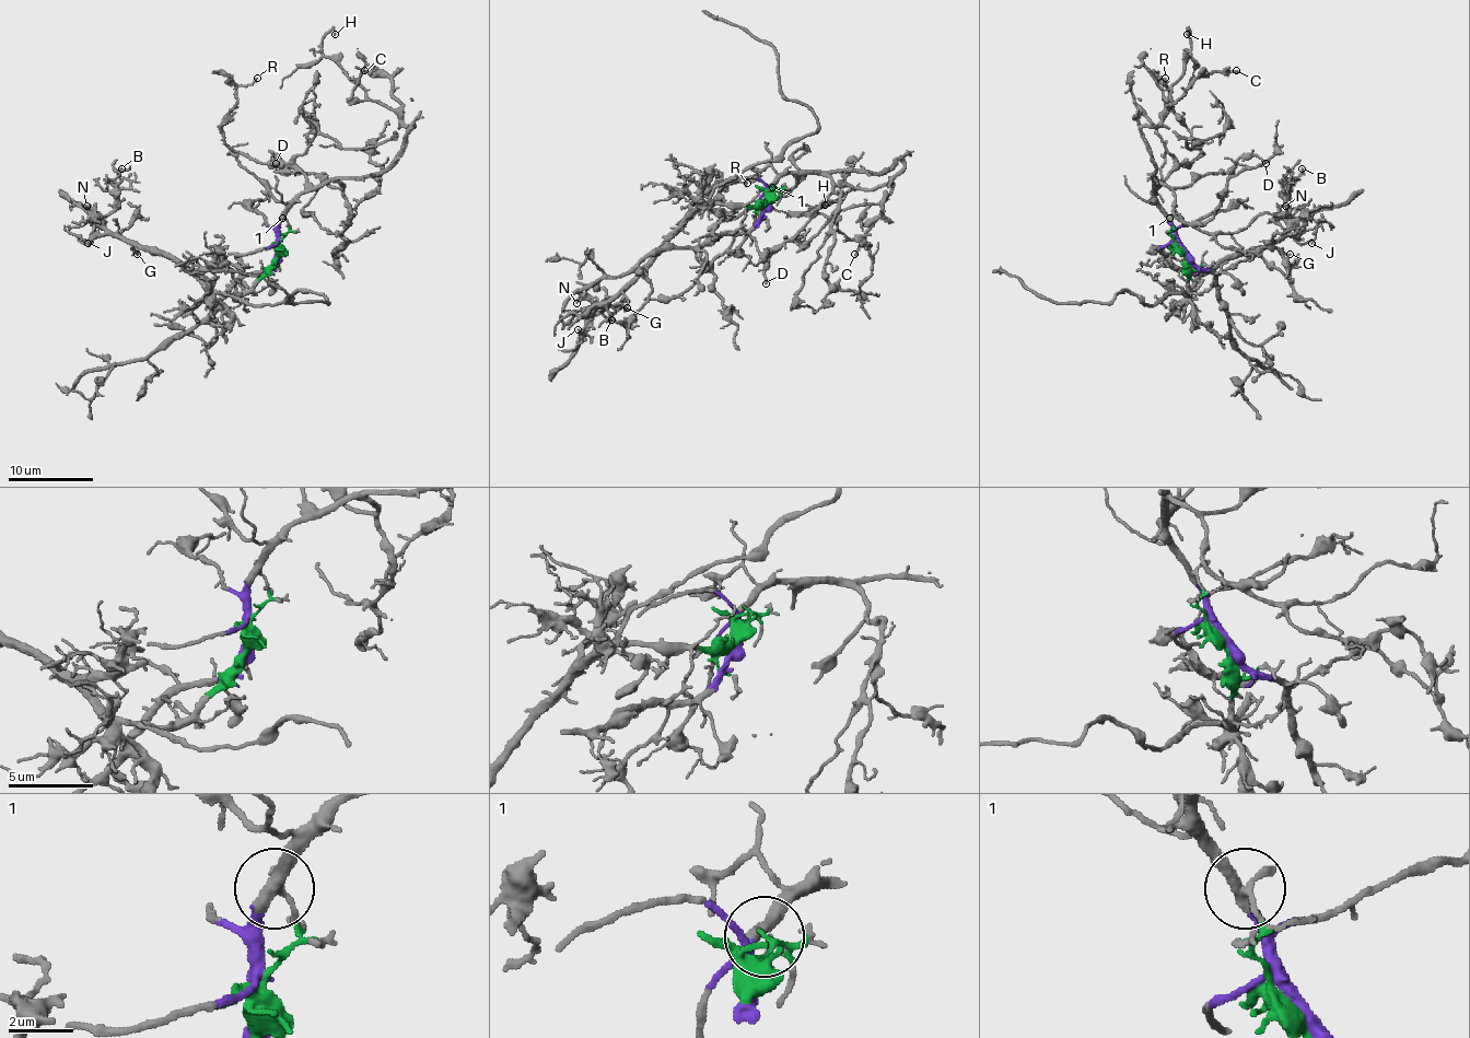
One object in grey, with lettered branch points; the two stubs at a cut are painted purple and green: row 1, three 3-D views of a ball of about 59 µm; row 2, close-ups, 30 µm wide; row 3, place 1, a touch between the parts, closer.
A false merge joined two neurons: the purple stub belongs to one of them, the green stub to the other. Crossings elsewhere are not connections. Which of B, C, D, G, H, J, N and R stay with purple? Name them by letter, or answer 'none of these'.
C, D, H, R

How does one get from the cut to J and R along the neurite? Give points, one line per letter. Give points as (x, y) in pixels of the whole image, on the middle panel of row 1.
J: (767, 201), (736, 206), (702, 203), (667, 244), (595, 310), (584, 335), (578, 328)
R: (767, 201), (785, 174), (796, 178), (774, 199), (733, 219), (713, 210), (731, 183), (747, 183)

